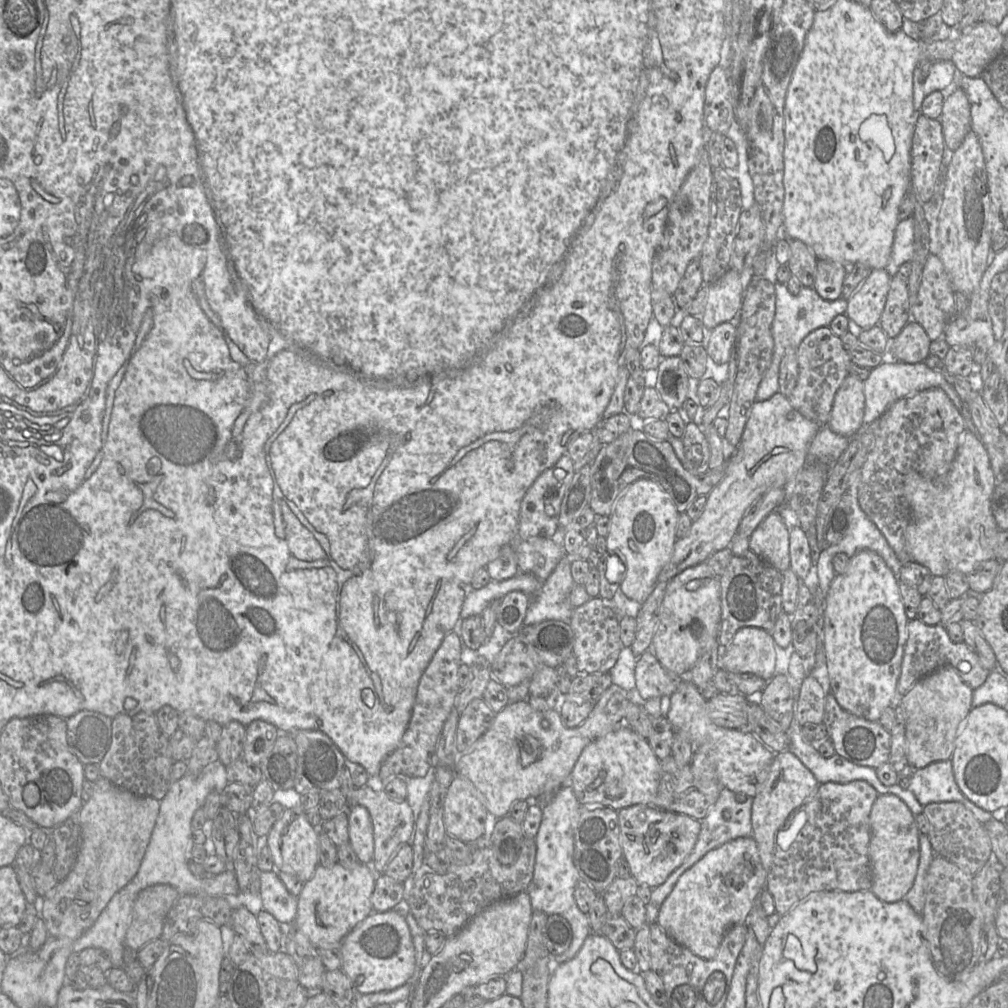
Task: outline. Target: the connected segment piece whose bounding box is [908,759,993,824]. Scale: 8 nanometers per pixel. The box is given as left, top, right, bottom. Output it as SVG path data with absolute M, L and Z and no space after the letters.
M950 759L914 770L908 790L922 806L933 802L960 802L982 824L993 818L992 813L975 805L961 792L955 781Z

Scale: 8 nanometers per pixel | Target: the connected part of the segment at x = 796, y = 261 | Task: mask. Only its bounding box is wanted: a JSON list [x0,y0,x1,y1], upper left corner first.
[788,239,818,287]

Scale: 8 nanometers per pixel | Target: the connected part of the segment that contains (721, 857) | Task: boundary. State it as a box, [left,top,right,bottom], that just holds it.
[657,837,767,960]

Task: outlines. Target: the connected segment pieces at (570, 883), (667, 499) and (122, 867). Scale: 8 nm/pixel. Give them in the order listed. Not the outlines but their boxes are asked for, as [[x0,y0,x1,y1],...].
[[526,782,591,967],[607,478,679,604],[40,777,160,940]]

